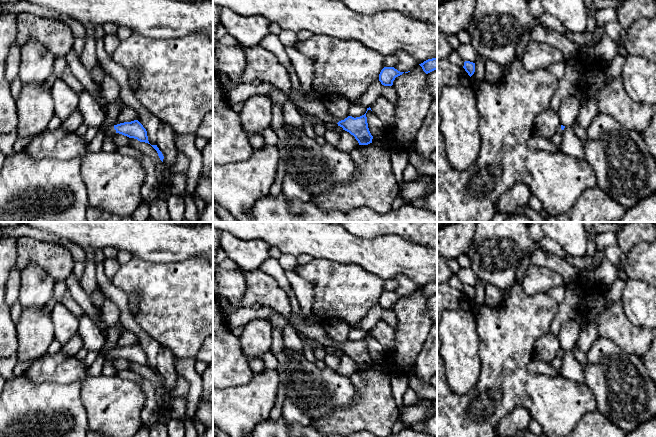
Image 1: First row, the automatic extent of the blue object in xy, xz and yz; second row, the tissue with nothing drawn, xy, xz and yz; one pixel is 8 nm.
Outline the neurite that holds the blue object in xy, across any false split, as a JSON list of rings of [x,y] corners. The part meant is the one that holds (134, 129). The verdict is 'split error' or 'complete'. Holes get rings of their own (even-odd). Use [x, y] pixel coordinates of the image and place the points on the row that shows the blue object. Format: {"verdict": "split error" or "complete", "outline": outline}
{"verdict": "split error", "outline": [[[138,120],[120,123],[103,129],[105,131],[106,136],[109,134],[119,133],[129,138],[137,139],[140,142],[150,144],[148,141],[146,129]]]}

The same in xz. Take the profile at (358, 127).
{"verdict": "complete", "outline": [[[366,113],[356,118],[348,116],[344,120],[339,121],[337,124],[342,127],[343,130],[353,135],[359,145],[368,145],[372,143],[373,136],[368,128]]]}

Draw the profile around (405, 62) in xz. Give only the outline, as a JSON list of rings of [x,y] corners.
[[[399,50],[394,55],[397,57],[397,63],[394,65],[394,68],[400,72],[411,71],[419,65],[412,55],[404,51]]]

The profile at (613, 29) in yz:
[[[619,21],[608,22],[604,26],[605,33],[609,36],[609,38],[615,42],[619,40],[620,33],[623,30]]]

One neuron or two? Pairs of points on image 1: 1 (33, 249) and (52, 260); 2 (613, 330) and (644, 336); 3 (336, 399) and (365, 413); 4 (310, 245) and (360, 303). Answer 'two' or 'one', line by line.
1: one
2: one
3: two
4: two

